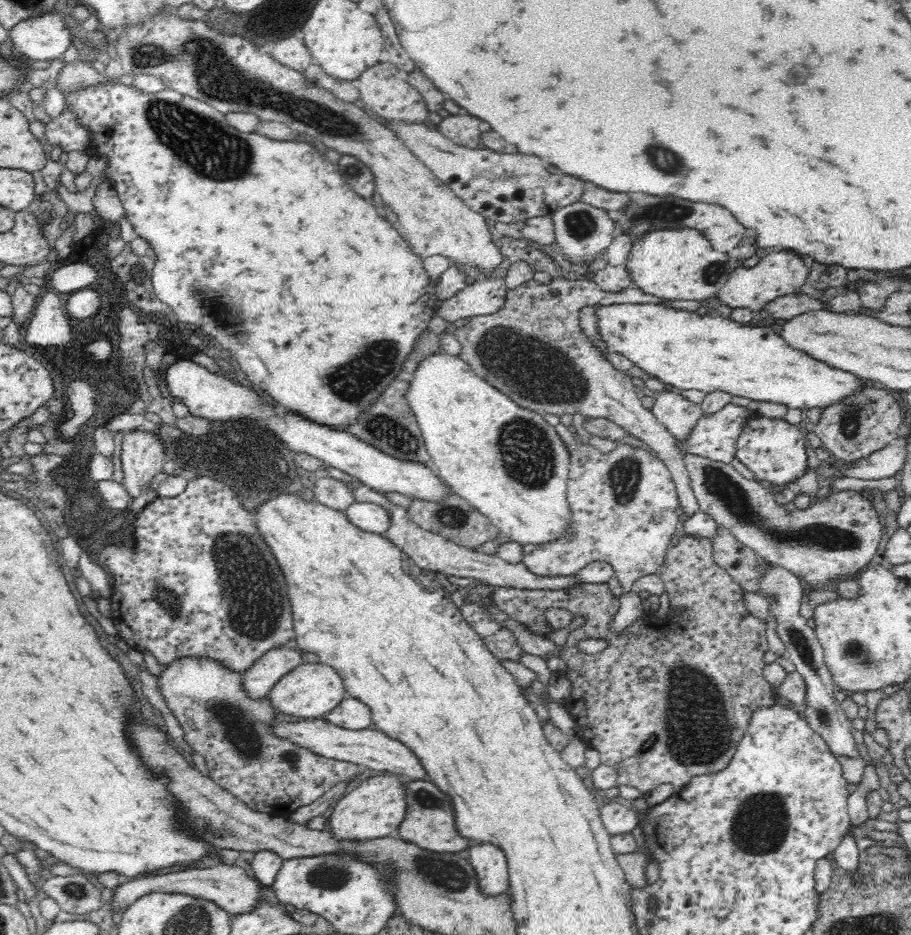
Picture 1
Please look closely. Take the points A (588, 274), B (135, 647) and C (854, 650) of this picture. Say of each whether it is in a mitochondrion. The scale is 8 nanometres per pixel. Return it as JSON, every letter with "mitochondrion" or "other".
{"A":"other","B":"other","C":"mitochondrion"}

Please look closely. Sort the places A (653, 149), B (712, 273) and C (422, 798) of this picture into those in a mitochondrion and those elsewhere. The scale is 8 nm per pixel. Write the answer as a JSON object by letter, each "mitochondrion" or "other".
{"A":"mitochondrion","B":"mitochondrion","C":"mitochondrion"}

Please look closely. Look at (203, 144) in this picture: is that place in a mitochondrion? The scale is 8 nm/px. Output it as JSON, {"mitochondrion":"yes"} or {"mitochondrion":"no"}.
{"mitochondrion":"yes"}

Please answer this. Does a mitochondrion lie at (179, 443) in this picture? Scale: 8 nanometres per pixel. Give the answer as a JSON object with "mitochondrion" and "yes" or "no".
{"mitochondrion":"no"}

